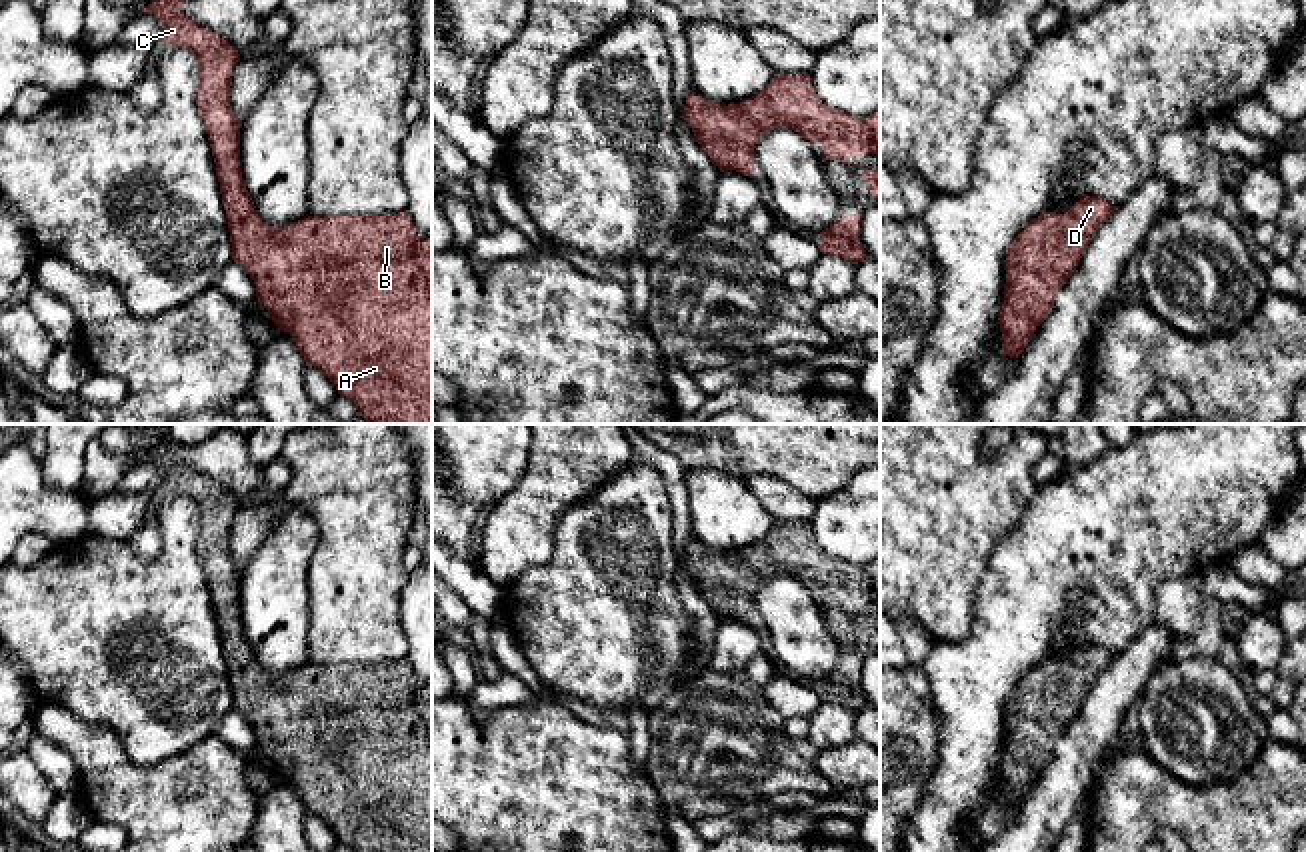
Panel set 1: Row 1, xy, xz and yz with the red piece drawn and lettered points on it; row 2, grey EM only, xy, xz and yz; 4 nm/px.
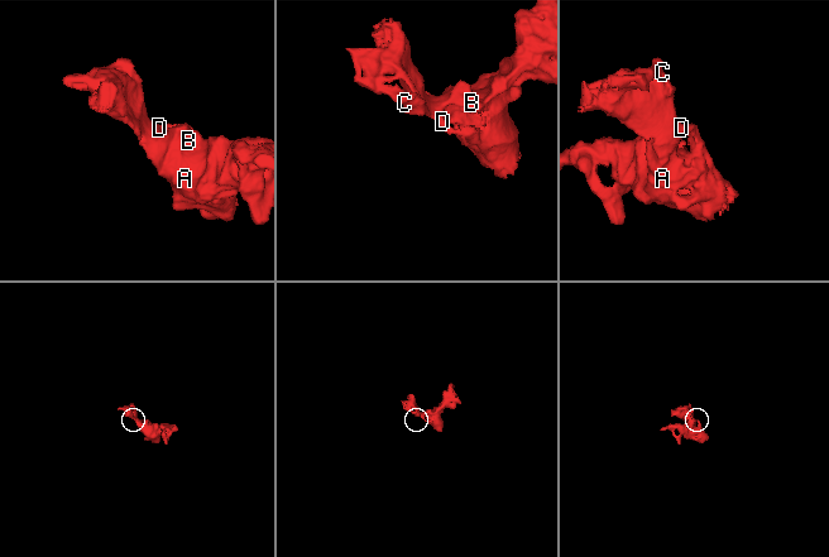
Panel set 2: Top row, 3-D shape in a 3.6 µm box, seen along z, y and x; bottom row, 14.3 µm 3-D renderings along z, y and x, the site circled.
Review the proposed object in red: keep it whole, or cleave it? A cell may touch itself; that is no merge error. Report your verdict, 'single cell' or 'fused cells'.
single cell

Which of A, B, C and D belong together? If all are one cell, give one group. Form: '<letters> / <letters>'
A B C D

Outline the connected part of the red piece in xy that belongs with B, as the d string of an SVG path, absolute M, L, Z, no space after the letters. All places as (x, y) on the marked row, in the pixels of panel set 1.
M154 0L142 12L162 24L158 40L188 48L198 60L196 106L208 128L216 176L228 218L232 260L242 264L256 284L256 298L272 314L278 330L296 342L308 366L318 368L350 398L370 424L432 424L432 240L420 240L406 212L386 216L308 216L290 226L268 226L242 178L240 128L230 106L230 86L240 54L216 32L180 12L188 0Z

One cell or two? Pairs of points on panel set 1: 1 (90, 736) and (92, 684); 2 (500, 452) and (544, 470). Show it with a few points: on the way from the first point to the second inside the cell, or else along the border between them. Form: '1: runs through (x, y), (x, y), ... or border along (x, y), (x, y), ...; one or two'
1: border along (48, 700), (104, 724), (126, 752); two
2: border along (532, 444), (526, 456), (526, 472), (496, 498); two

